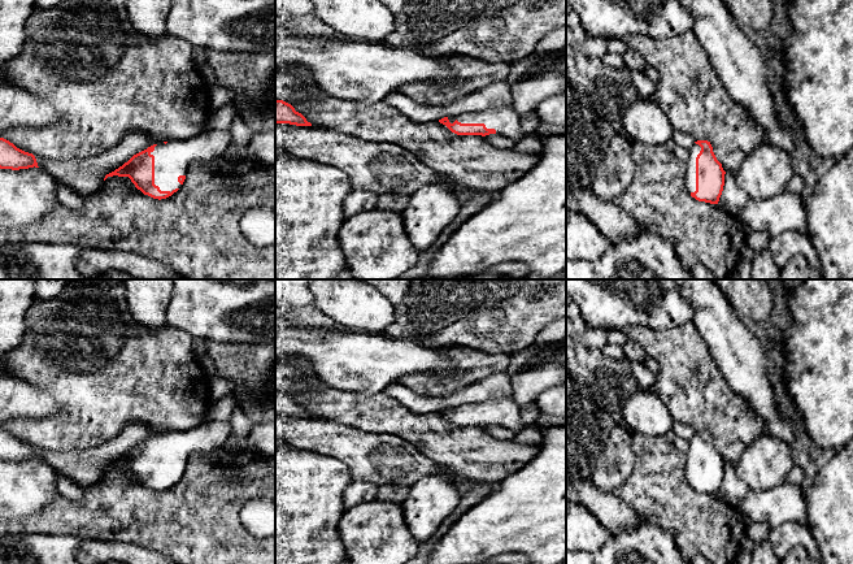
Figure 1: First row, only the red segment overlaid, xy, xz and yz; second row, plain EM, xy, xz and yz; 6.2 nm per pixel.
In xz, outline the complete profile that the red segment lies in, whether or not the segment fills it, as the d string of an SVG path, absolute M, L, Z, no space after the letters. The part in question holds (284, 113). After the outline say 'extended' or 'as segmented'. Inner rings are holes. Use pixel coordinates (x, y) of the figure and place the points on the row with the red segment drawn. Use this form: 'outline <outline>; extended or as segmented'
outline M275 100L275 123L312 126L301 113L296 112L291 104L283 100Z; as segmented

